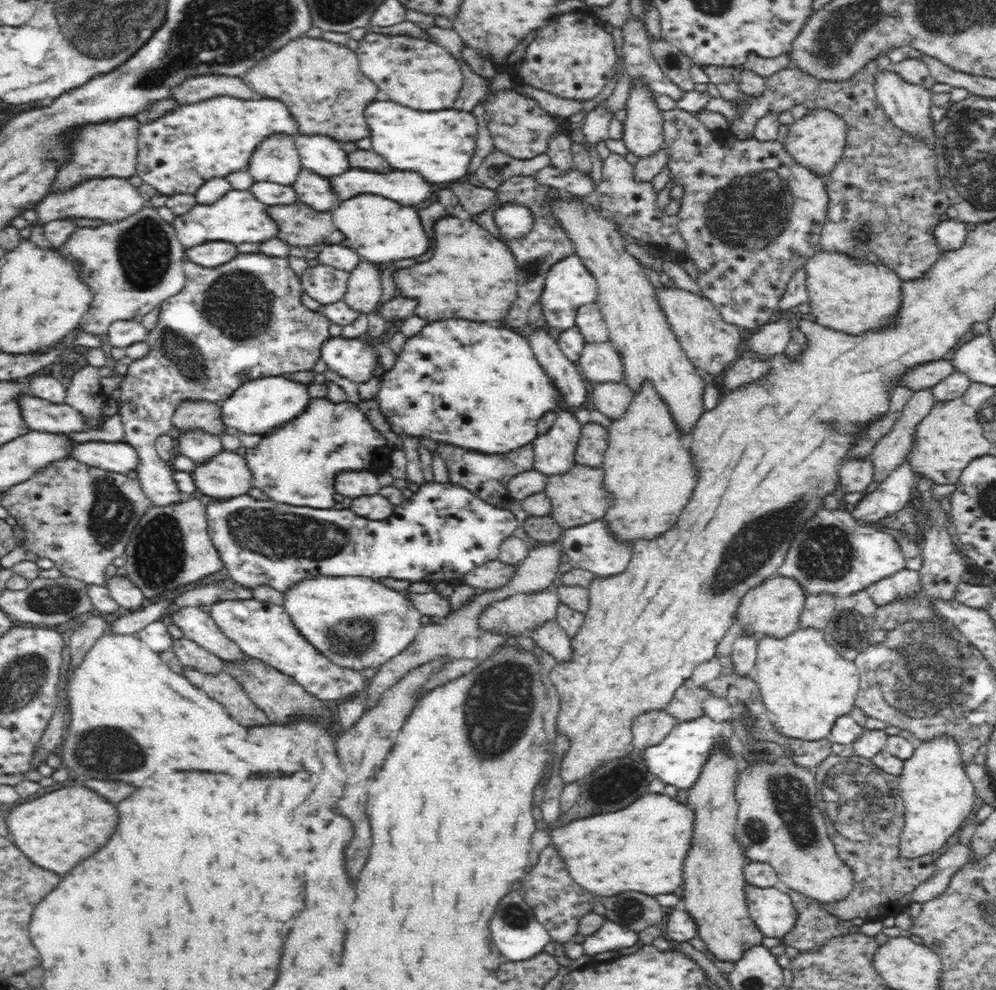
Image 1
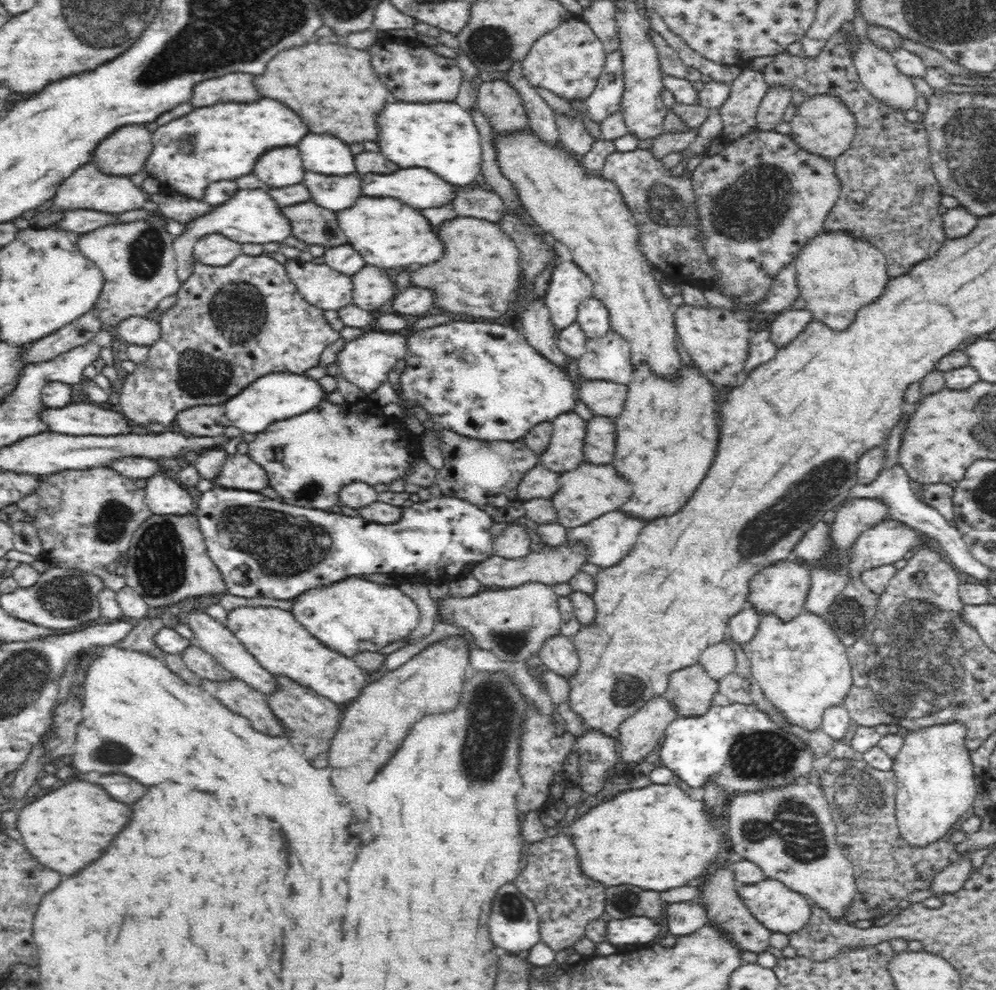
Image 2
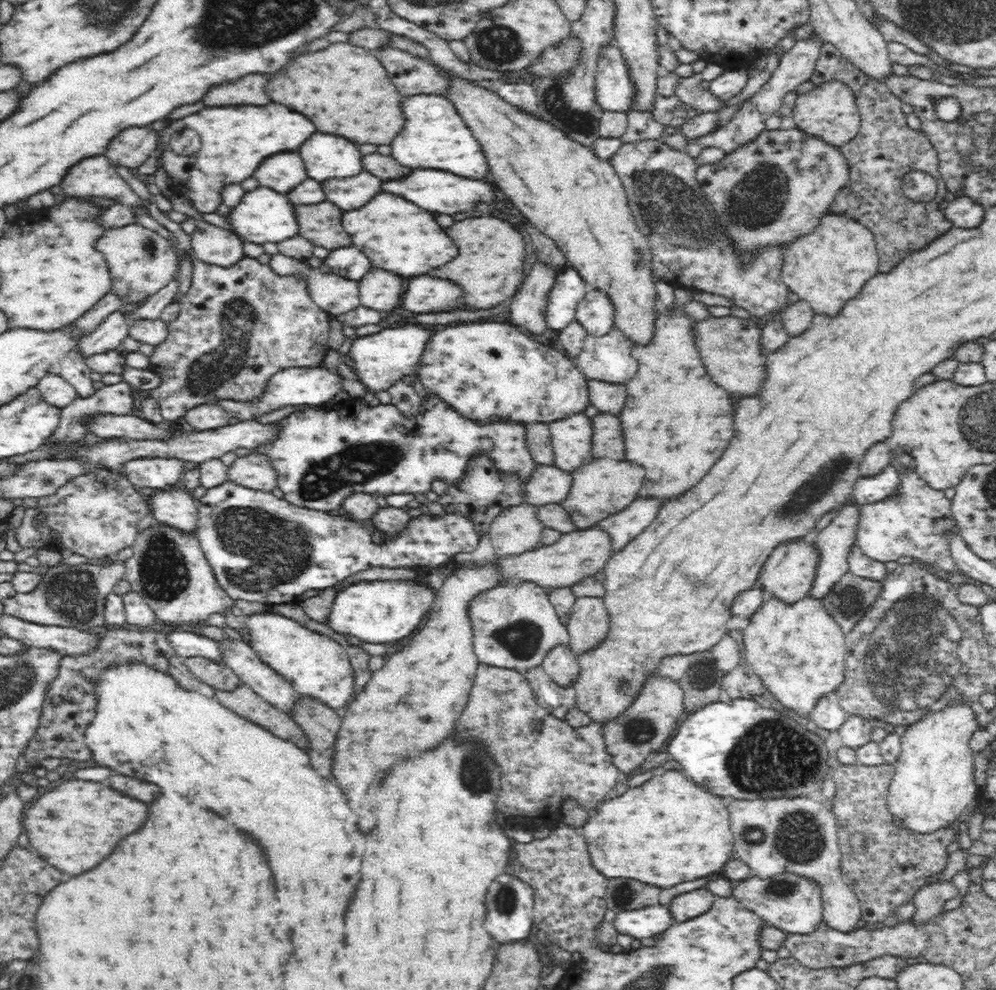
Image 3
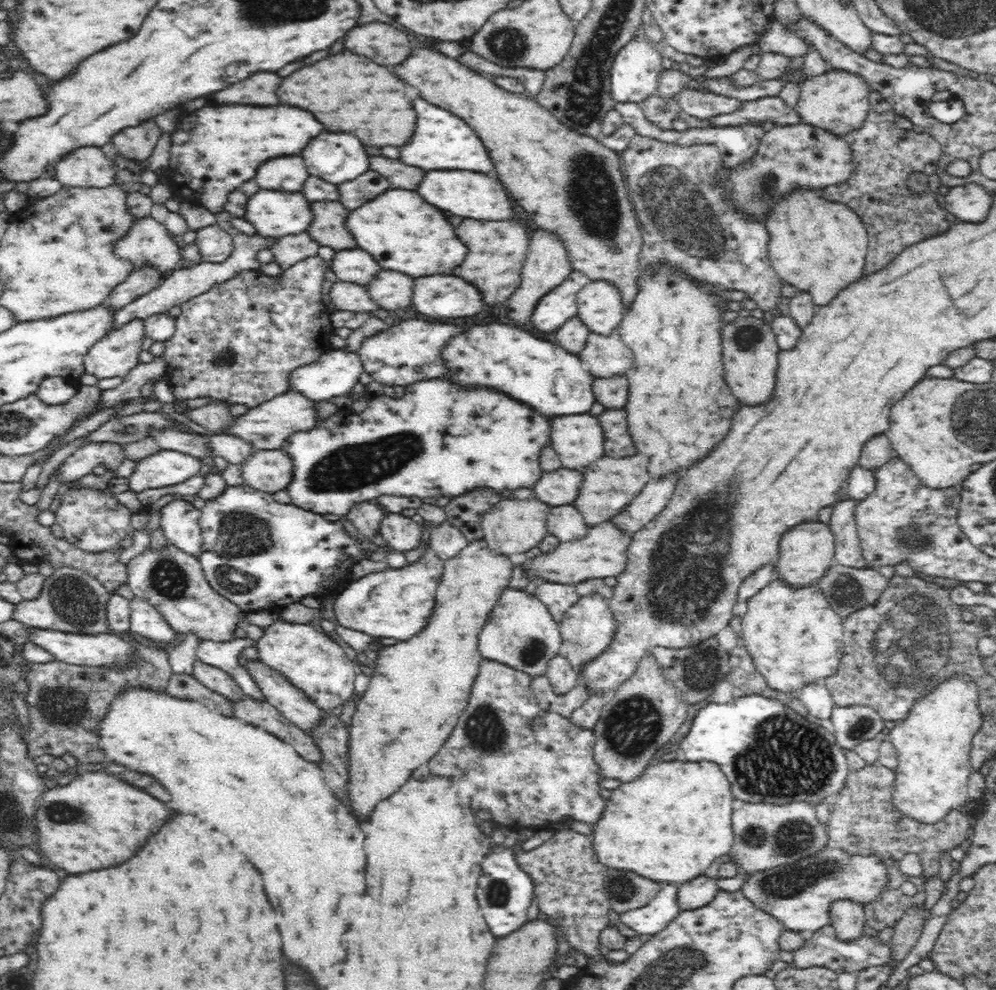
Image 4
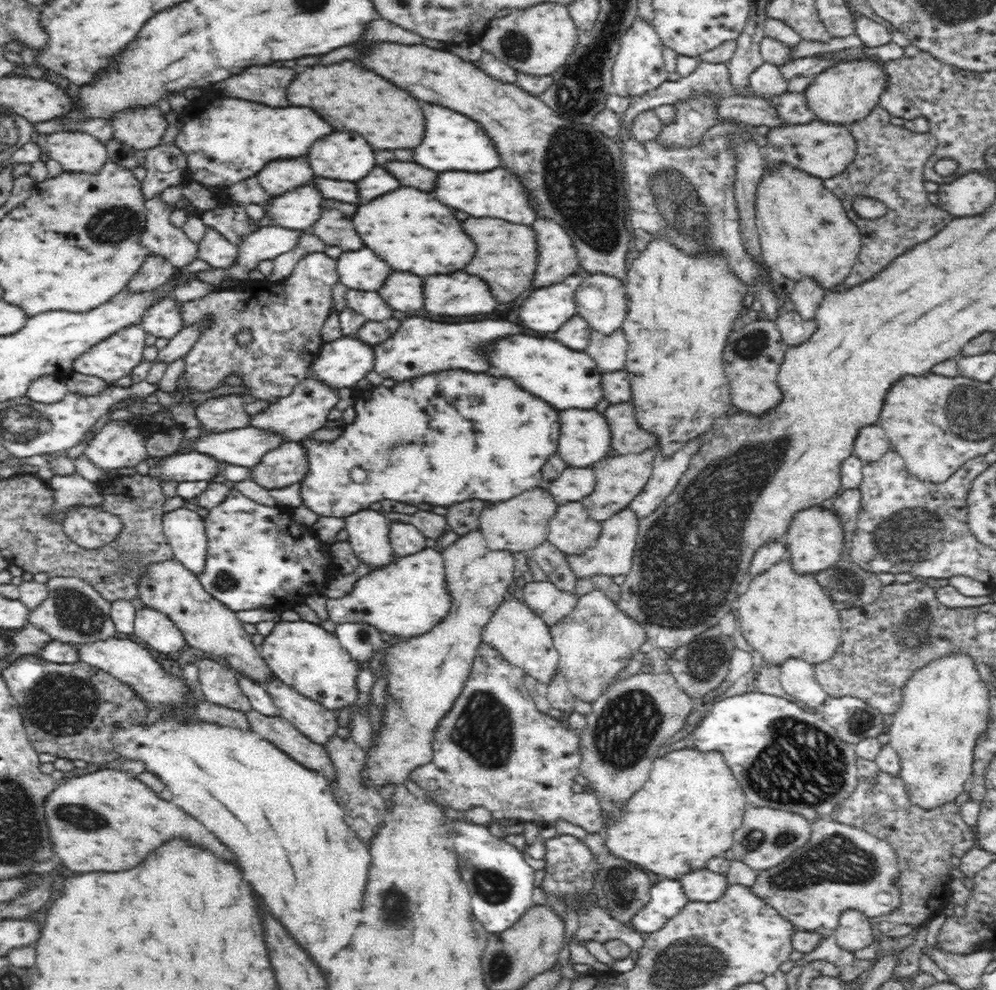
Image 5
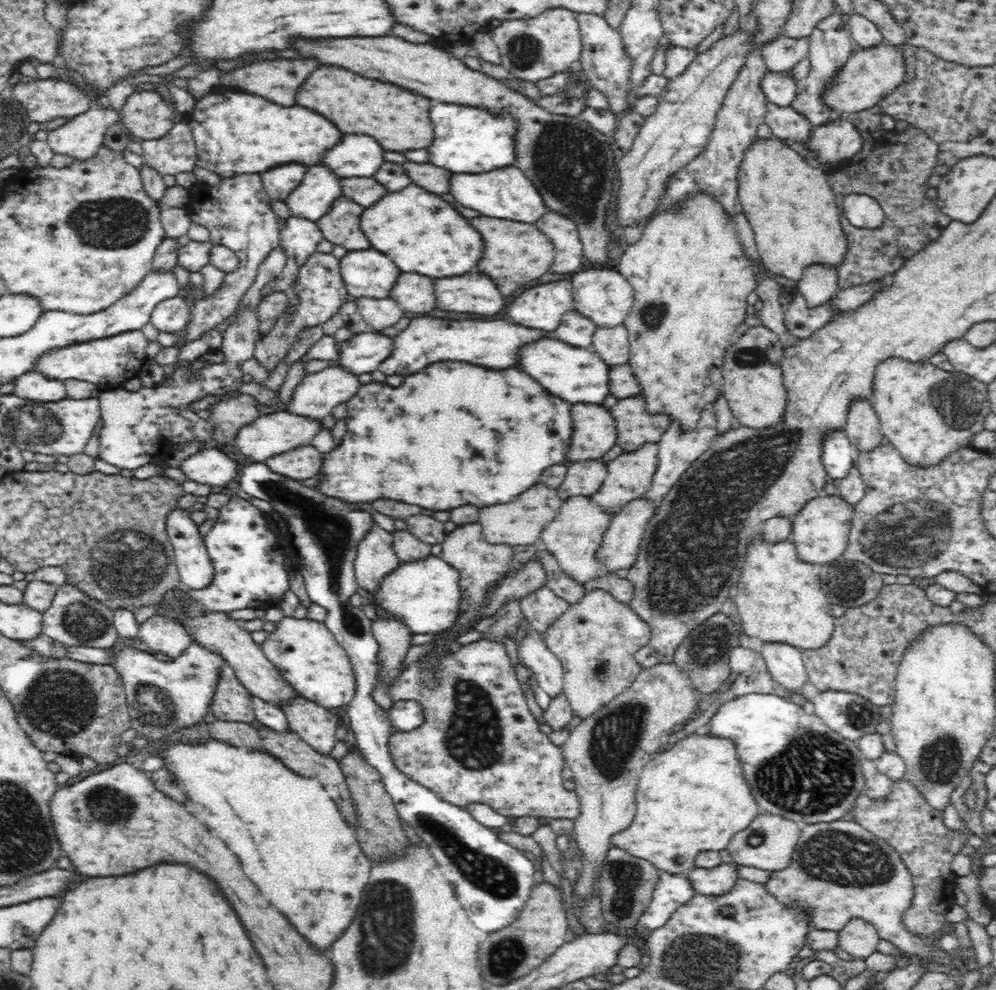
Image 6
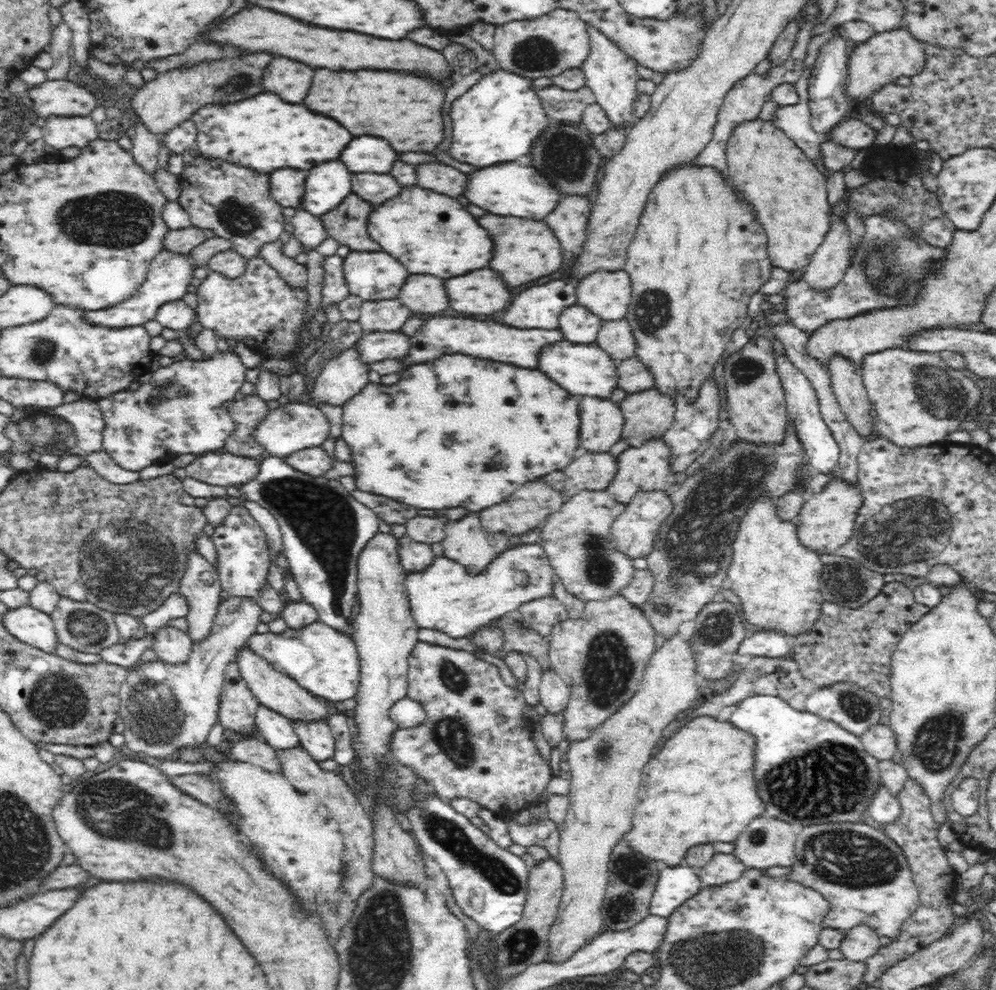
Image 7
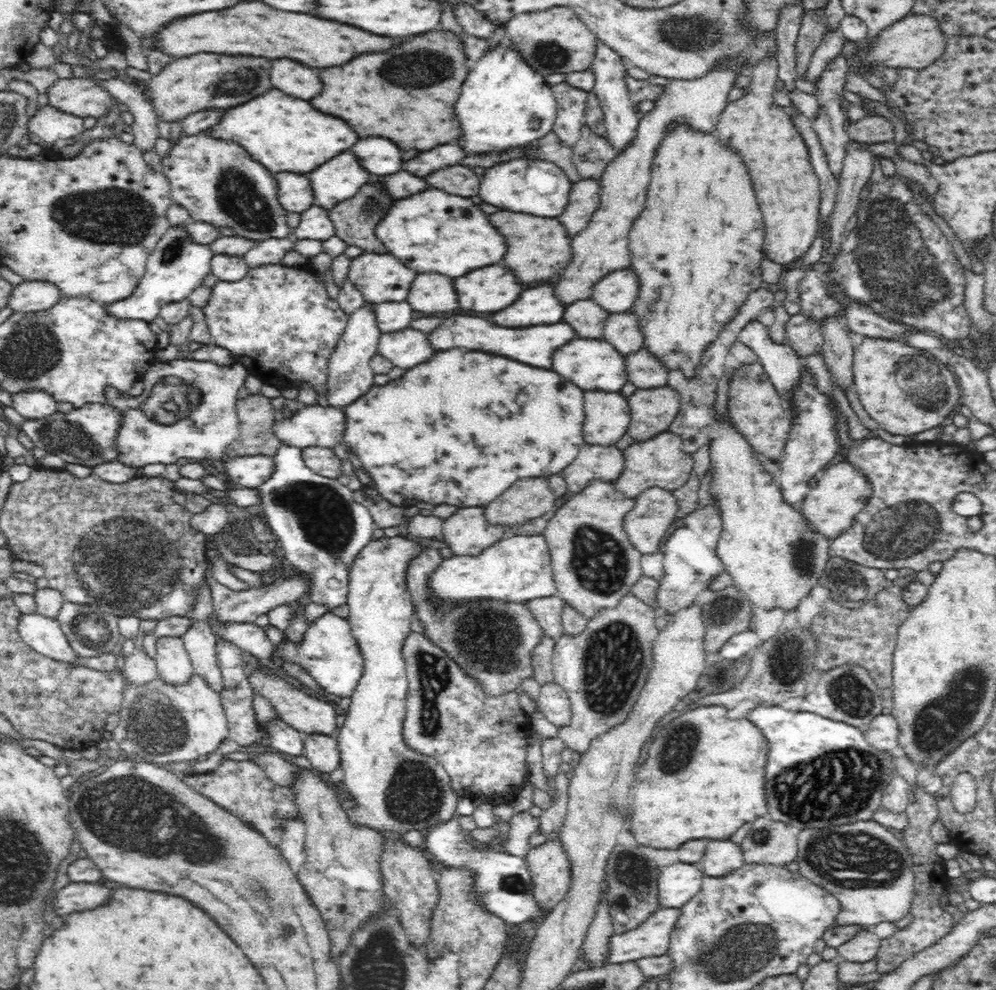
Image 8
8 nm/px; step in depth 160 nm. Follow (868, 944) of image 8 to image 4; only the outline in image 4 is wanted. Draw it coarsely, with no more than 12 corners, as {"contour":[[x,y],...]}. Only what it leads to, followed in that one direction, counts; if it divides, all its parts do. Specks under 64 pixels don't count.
{"contour":[[834,899],[829,917],[838,938],[864,935],[863,904]]}

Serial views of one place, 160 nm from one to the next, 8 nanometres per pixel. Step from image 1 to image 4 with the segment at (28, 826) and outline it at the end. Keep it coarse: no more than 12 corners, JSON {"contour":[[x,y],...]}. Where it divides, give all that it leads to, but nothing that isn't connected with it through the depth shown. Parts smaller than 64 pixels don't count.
{"contour":[[108,774],[48,789],[42,854],[70,874],[124,862],[170,814]]}

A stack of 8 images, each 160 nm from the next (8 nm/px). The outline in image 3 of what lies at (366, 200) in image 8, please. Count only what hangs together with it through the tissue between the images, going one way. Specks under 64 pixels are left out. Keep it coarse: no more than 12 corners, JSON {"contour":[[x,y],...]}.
{"contour":[[330,202],[296,206],[300,236],[331,251],[352,244]]}

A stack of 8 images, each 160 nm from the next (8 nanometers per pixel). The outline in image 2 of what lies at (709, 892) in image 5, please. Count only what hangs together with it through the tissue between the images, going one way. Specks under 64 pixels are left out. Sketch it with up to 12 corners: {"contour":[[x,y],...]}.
{"contour":[[697,901],[665,905],[668,934],[690,936],[707,925]]}

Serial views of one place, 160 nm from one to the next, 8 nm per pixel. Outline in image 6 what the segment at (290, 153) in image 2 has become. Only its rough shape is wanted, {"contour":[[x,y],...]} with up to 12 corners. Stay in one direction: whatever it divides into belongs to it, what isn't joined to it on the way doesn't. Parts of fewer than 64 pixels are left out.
{"contour":[[282,164],[266,170],[263,189],[270,199],[284,201],[308,168]]}

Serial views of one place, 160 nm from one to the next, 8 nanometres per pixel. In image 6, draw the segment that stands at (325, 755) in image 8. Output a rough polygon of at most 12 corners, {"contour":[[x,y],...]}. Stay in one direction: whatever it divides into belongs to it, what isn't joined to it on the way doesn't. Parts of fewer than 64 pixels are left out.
{"contour":[[301,695],[279,707],[292,731],[318,752],[330,753],[341,724]]}

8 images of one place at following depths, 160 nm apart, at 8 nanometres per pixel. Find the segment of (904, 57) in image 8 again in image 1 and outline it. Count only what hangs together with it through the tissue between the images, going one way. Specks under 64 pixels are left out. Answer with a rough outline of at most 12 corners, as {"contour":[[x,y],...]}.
{"contour":[[810,110],[789,125],[790,158],[828,177],[844,154],[845,122]]}

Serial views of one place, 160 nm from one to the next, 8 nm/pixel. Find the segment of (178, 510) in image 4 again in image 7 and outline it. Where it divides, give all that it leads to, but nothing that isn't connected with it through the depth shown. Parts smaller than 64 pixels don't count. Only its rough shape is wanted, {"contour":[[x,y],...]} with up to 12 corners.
{"contour":[[193,546],[178,584],[187,634],[204,638],[217,616],[219,572]]}

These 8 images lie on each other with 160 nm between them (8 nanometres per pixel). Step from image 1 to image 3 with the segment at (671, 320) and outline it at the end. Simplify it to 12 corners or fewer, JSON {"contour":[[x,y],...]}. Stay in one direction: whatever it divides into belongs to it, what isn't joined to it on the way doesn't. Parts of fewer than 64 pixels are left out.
{"contour":[[755,319],[693,322],[708,375],[753,395],[766,378]]}

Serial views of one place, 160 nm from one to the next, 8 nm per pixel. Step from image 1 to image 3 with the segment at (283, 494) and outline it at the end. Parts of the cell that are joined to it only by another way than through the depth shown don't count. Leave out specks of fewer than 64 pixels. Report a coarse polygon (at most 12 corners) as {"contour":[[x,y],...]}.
{"contour":[[429,393],[304,408],[267,456],[283,499],[328,512],[352,492],[424,494],[488,450],[524,482],[525,426],[476,426]]}

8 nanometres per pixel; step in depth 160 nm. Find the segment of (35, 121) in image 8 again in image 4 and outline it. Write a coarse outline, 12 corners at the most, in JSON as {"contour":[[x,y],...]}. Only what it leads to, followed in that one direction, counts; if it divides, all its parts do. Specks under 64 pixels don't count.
{"contour":[[94,146],[75,150],[55,165],[63,186],[108,188],[113,161]]}

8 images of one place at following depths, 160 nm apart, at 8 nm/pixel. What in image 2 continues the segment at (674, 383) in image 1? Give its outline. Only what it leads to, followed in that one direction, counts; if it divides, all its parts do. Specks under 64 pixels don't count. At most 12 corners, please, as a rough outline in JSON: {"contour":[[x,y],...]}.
{"contour":[[534,132],[496,135],[526,214],[630,343],[678,382],[674,309],[614,183]]}

